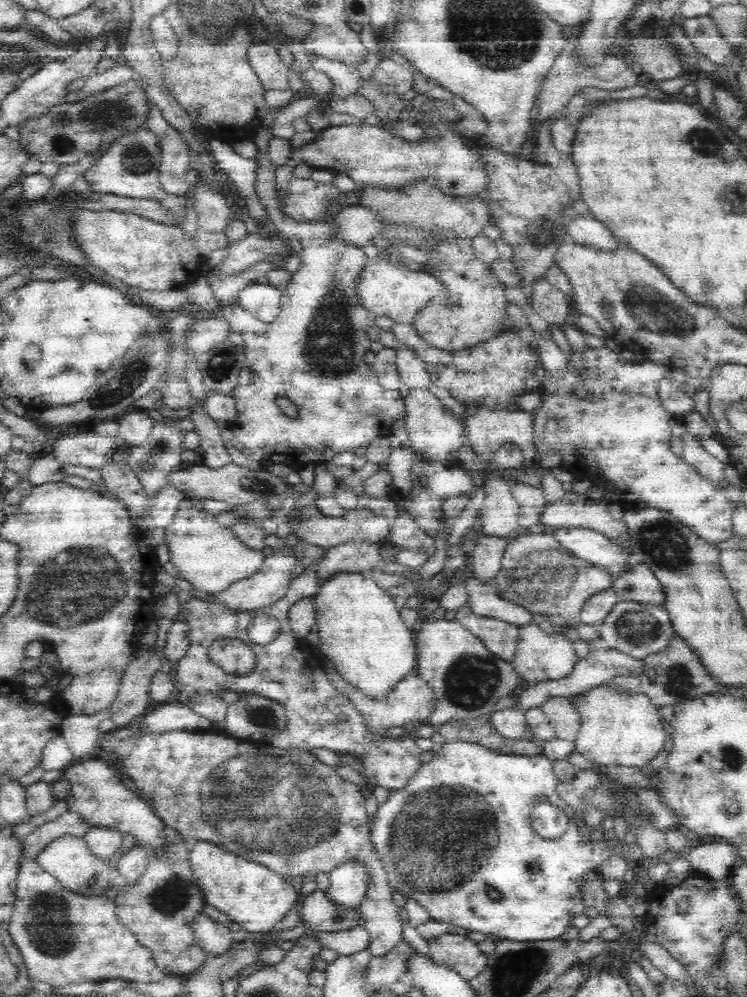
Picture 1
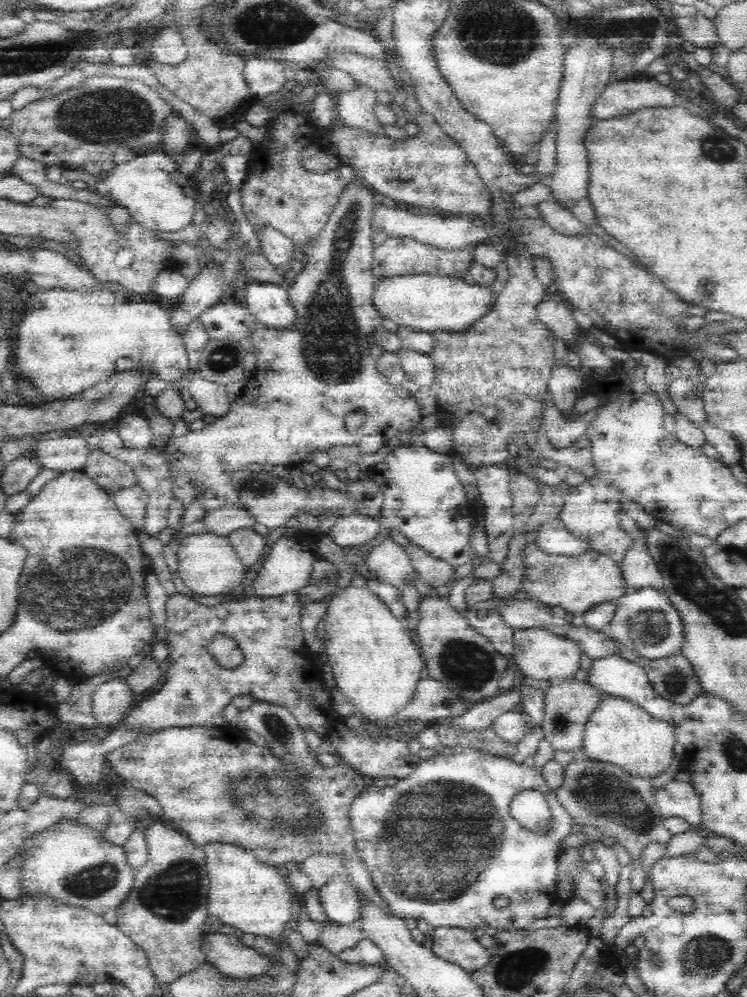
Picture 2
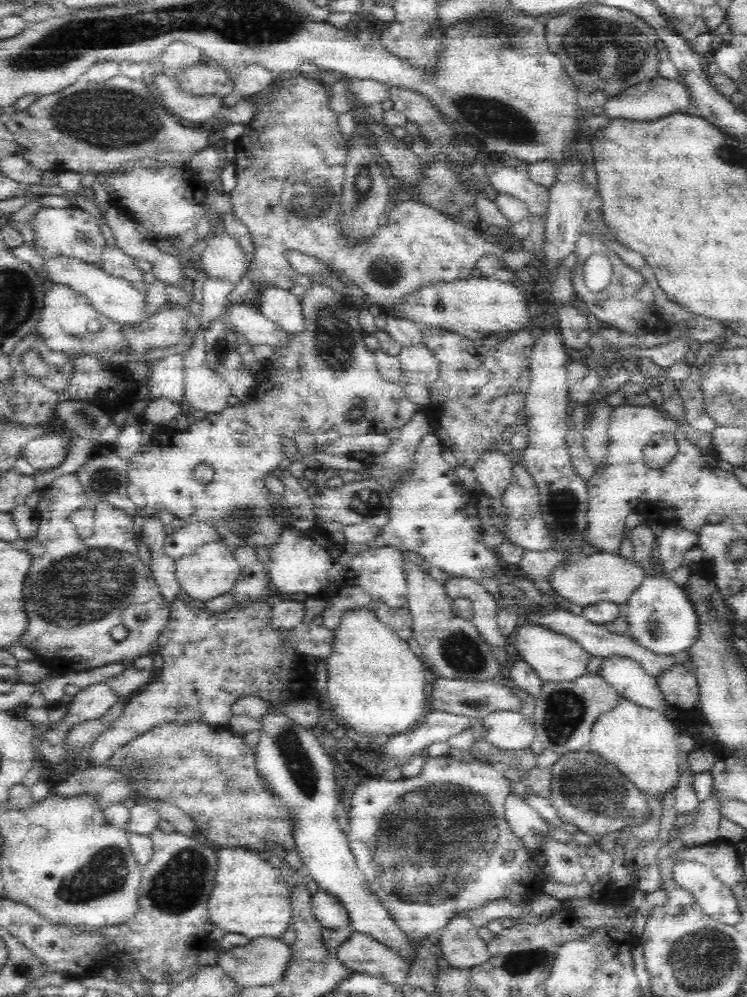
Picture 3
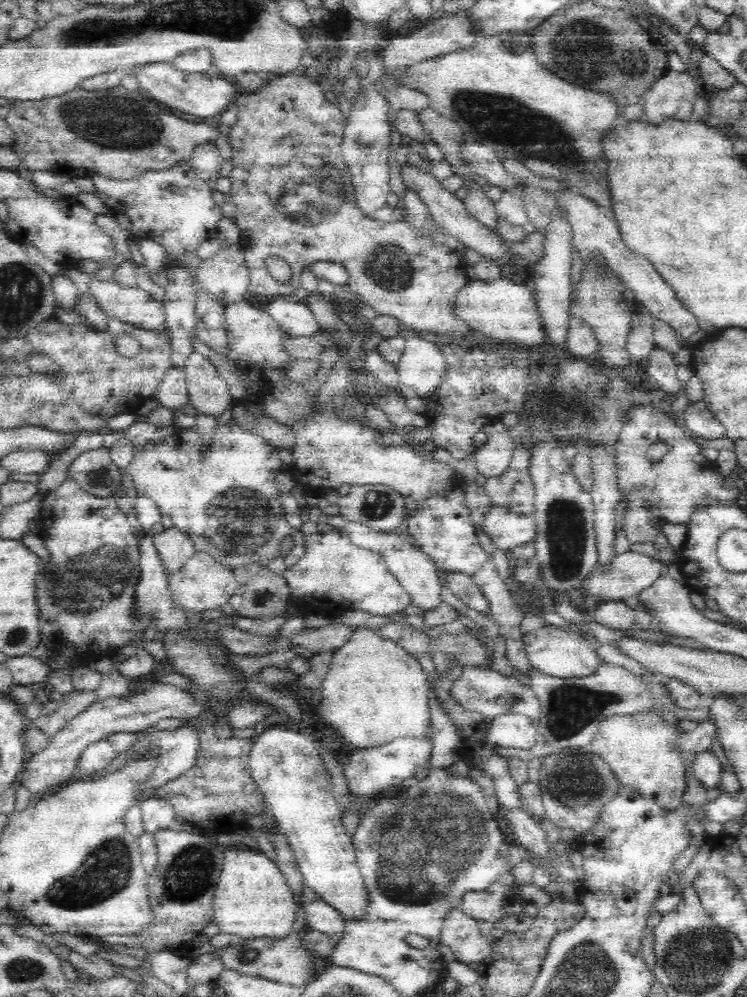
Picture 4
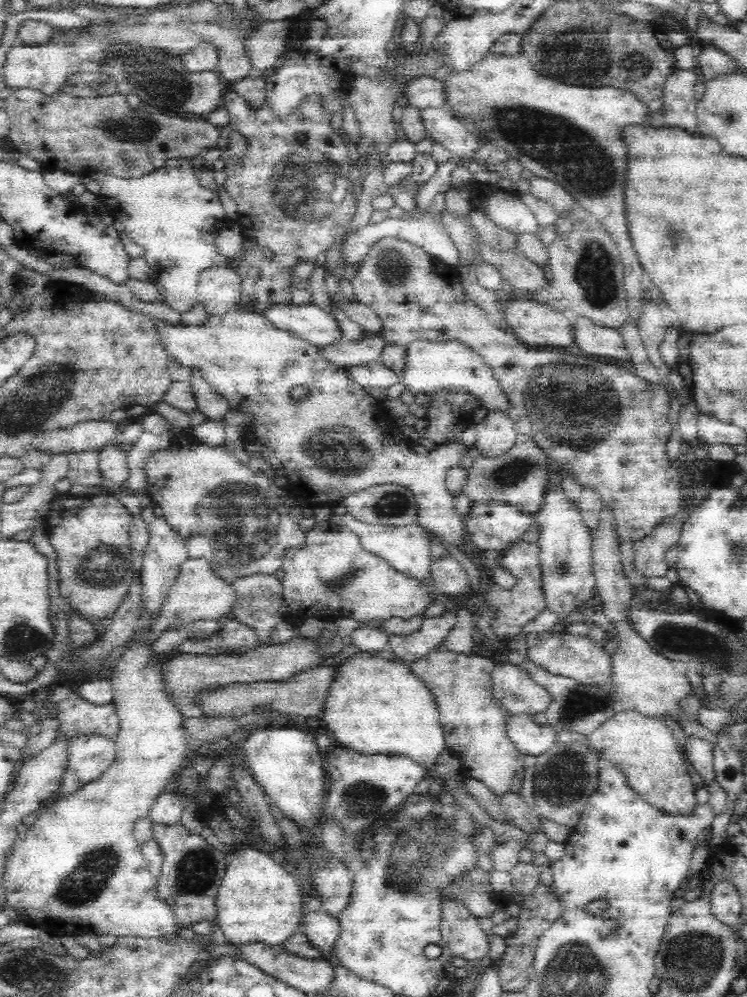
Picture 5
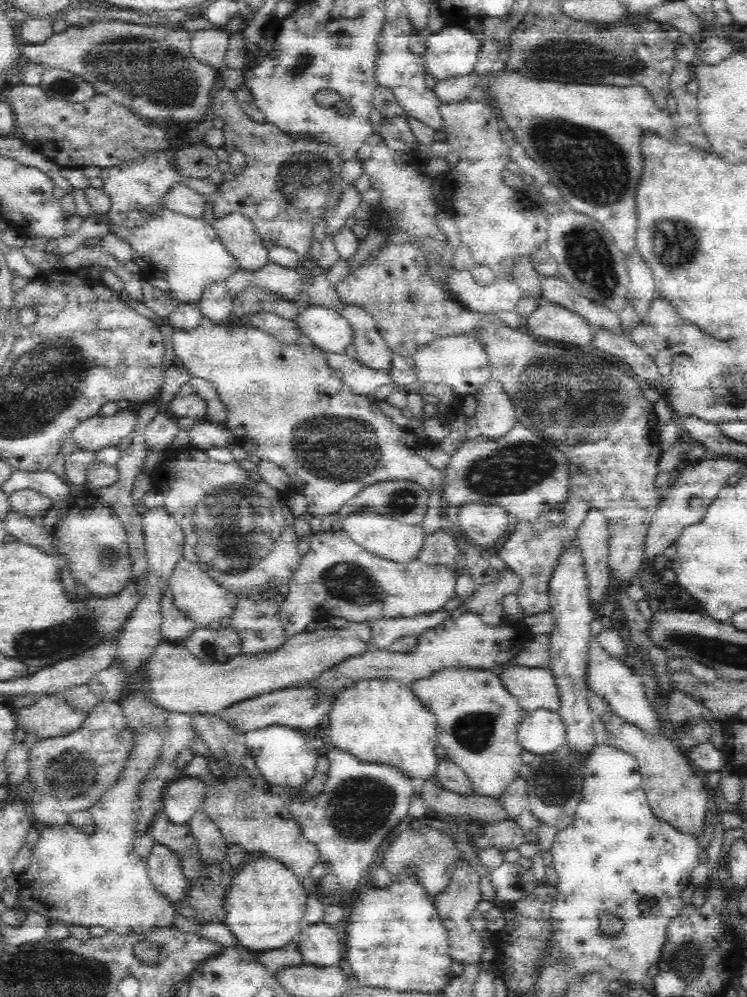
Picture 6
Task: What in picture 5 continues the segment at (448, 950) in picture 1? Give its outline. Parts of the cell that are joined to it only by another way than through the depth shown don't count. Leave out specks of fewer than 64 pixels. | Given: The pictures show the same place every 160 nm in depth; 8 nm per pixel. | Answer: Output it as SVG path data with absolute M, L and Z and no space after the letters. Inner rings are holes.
M443 898L441 934L452 957L477 963L488 955L489 936L478 924L478 919L455 898Z

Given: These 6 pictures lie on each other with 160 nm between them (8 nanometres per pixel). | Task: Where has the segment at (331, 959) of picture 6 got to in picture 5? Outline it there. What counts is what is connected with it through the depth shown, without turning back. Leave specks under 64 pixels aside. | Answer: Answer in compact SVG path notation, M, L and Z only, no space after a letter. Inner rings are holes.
M324 911L304 913L301 931L305 933L309 944L321 952L324 959L326 954L334 952L339 938L339 924L336 917Z

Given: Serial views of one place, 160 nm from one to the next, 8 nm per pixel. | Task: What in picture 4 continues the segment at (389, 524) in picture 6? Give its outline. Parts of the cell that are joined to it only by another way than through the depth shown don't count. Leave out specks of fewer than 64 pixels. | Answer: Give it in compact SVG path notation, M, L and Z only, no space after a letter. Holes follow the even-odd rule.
M346 521L344 530L350 536L350 541L359 548L366 549L380 555L384 559L388 570L400 581L406 593L412 599L412 605L422 608L424 612L432 611L441 604L442 586L436 573L437 566L422 547L416 546L412 535L406 532L379 532L371 527L352 521Z

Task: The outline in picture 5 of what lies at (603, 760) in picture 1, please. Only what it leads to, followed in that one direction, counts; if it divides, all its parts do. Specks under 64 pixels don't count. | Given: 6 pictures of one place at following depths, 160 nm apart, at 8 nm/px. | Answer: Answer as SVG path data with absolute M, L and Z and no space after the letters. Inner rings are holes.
M622 710L604 720L589 737L592 749L596 749L602 759L624 765L630 786L650 805L666 814L693 815L697 785L688 775L689 763L684 762L672 731L659 717Z

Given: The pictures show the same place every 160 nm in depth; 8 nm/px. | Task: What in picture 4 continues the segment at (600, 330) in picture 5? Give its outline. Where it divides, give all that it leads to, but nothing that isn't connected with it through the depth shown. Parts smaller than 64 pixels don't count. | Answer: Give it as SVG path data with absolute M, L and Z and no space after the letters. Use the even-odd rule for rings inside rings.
M569 317L567 347L565 350L575 356L592 359L601 349L594 331L581 318Z

